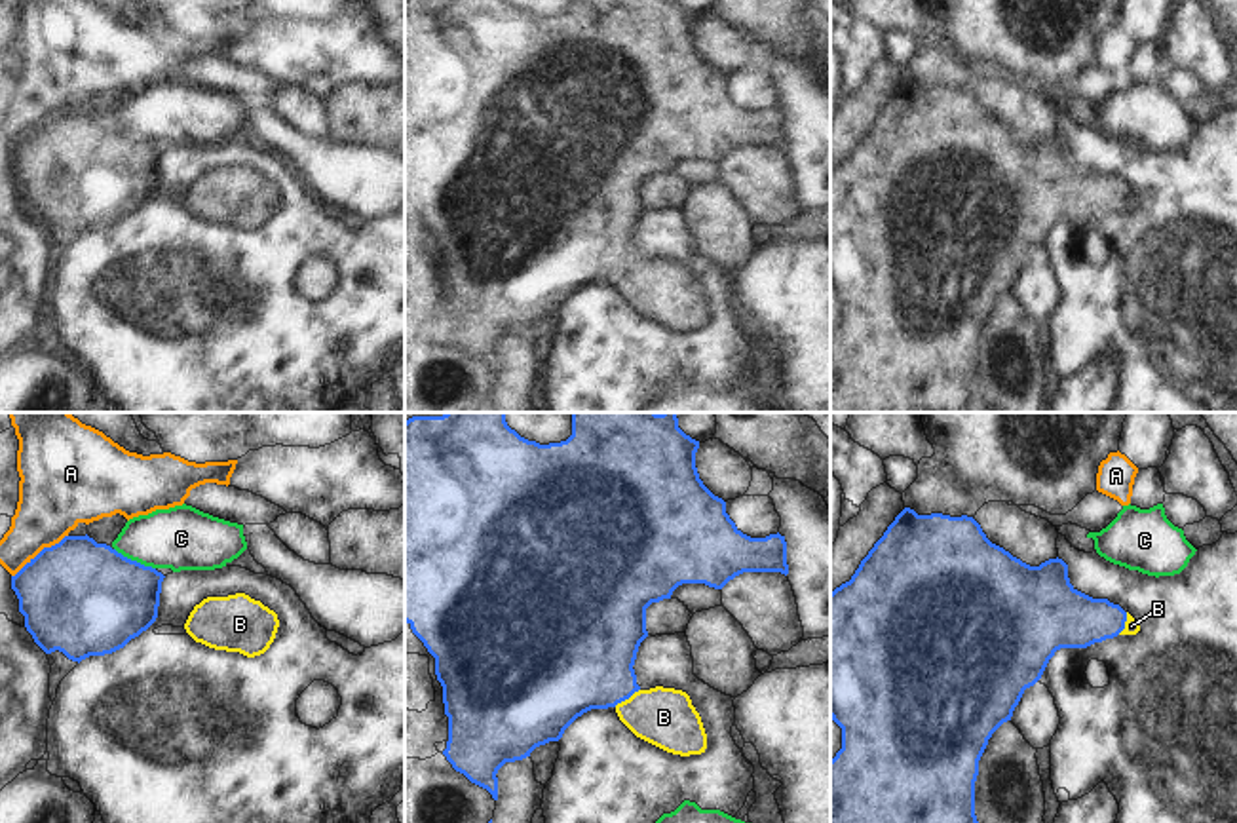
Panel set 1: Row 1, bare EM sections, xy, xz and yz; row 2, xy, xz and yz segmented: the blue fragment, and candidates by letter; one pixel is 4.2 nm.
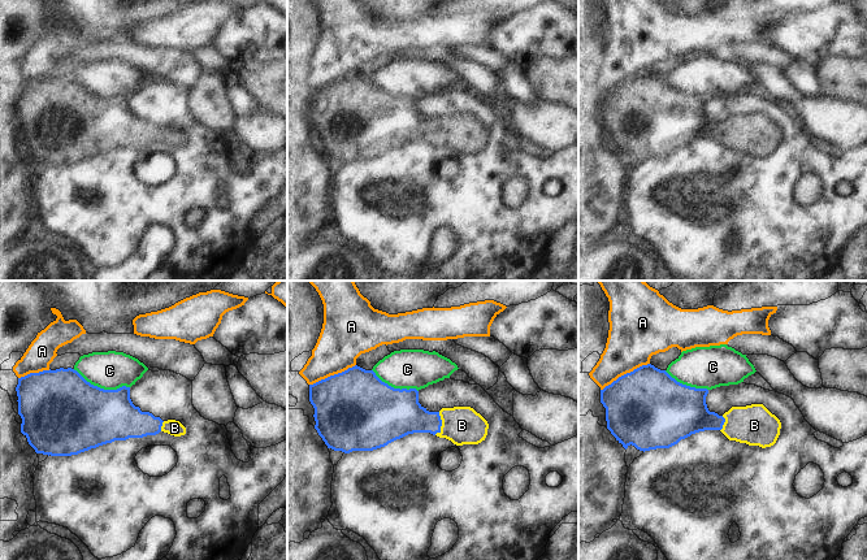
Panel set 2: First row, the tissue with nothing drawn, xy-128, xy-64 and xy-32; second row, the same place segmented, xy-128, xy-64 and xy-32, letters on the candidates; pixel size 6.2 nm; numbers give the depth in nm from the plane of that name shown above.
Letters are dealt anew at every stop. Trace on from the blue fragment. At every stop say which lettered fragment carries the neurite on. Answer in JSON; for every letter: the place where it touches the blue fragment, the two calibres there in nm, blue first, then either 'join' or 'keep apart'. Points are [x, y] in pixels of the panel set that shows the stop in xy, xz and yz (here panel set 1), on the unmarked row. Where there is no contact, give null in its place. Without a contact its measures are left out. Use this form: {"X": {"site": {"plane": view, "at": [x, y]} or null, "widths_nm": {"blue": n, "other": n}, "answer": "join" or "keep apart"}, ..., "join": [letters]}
{"A": {"site": {"plane": "xy", "at": [40, 126]}, "widths_nm": {"blue": 480, "other": 300}, "answer": "keep apart"}, "B": {"site": {"plane": "xz", "at": [626, 272]}, "widths_nm": {"blue": 440, "other": 260}, "answer": "join"}, "C": {"site": {"plane": "xy", "at": [135, 135]}, "widths_nm": {"blue": 460, "other": 280}, "answer": "keep apart"}, "join": ["B"]}

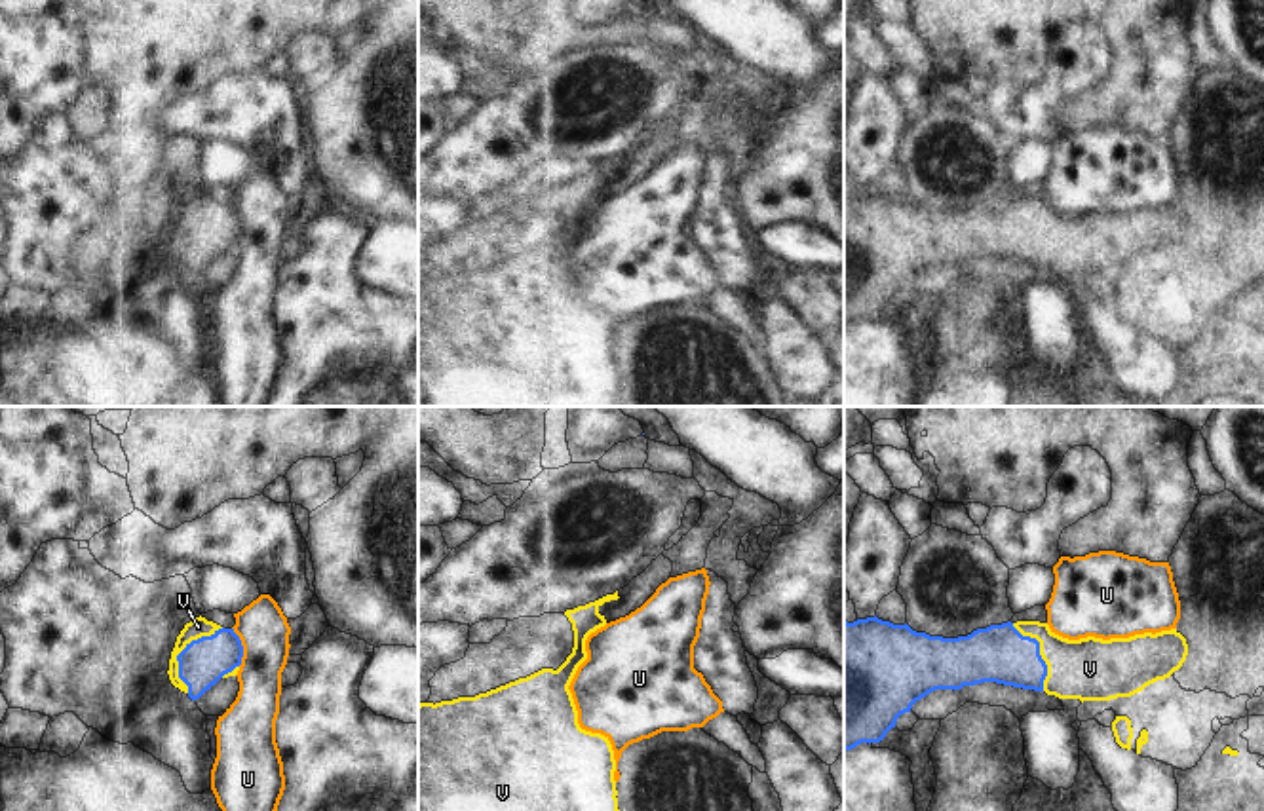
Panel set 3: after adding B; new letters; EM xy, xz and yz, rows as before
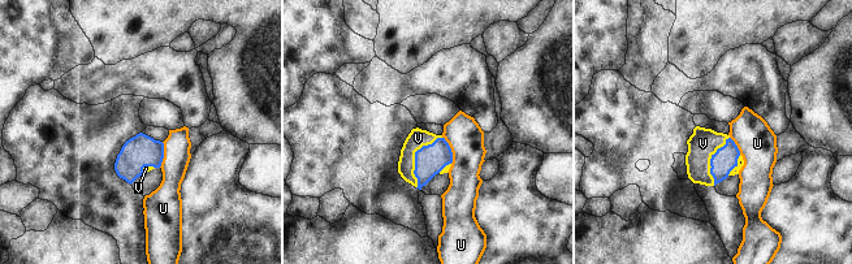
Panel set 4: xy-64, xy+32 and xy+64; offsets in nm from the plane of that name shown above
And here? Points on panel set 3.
{"U": {"site": {"plane": "xy", "at": [242, 221]}, "widths_nm": {"blue": 200, "other": 220}, "answer": "keep apart"}, "V": {"site": {"plane": "xy", "at": [181, 226]}, "widths_nm": {"blue": 200, "other": 90}, "answer": "join"}, "join": ["V"]}

